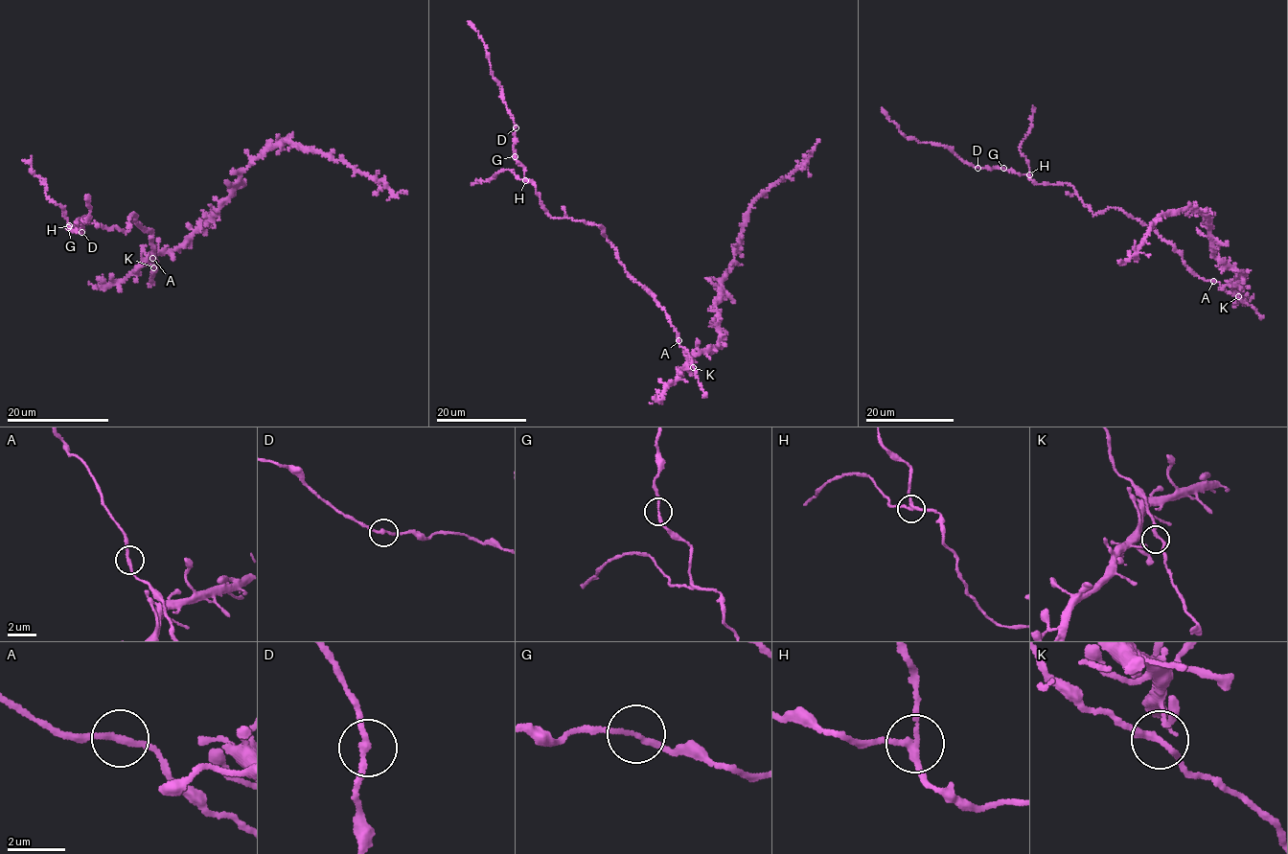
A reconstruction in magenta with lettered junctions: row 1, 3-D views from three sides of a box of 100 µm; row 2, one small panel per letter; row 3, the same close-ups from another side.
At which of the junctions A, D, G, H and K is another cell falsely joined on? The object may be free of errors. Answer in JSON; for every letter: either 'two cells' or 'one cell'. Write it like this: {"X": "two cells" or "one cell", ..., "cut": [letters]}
{"A": "one cell", "D": "one cell", "G": "one cell", "H": "two cells", "K": "one cell", "cut": ["H"]}

